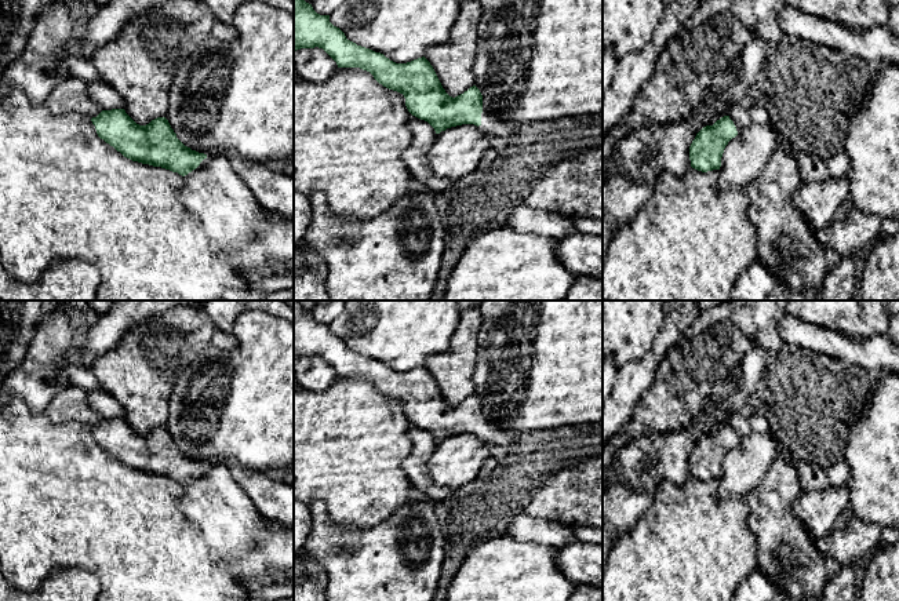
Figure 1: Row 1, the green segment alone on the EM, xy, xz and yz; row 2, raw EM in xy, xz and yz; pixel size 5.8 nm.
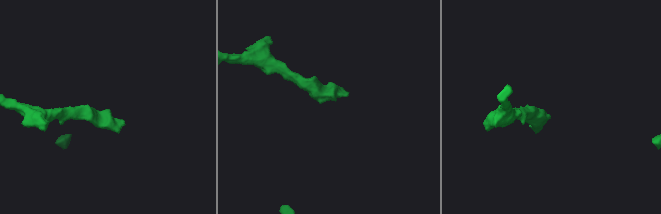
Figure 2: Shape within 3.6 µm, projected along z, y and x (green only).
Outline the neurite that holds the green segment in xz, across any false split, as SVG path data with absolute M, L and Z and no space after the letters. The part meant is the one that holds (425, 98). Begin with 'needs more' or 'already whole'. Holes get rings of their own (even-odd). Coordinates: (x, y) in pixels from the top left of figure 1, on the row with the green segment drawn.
needs more; M294 0L294 52L314 47L323 48L338 68L367 70L383 87L403 94L408 112L427 121L436 134L451 127L474 124L484 134L501 136L507 143L517 138L521 124L492 116L483 105L483 95L476 85L452 98L425 57L396 63L381 52L347 40L330 22L330 15L317 14L305 0Z

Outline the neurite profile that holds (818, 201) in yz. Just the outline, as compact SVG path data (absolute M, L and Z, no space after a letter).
M827 178L811 185L802 183L793 194L793 203L802 212L805 221L822 230L834 221L838 207L849 198L848 178Z

